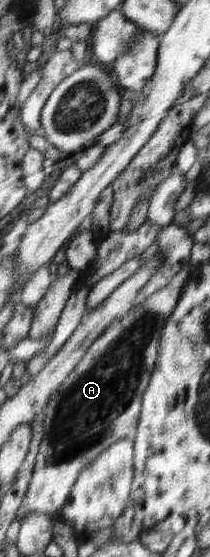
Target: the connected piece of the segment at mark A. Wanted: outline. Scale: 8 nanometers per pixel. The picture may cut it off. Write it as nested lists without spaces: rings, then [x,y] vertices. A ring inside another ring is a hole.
[[[185,264],[161,289],[152,293],[143,303],[133,305],[128,312],[121,314],[107,329],[104,329],[104,333],[93,341],[84,357],[77,362],[73,371],[49,398],[43,409],[44,436],[39,444],[34,472],[24,495],[24,501],[16,513],[20,523],[25,515],[33,512],[48,516],[60,512],[79,474],[102,451],[128,435],[134,439],[133,431],[139,421],[143,395],[156,366],[163,328],[188,284],[191,271],[193,268]]]

